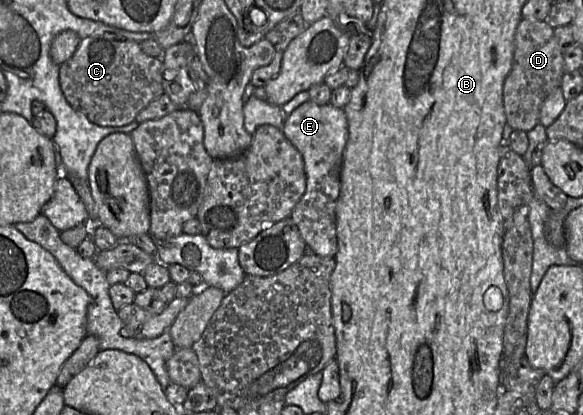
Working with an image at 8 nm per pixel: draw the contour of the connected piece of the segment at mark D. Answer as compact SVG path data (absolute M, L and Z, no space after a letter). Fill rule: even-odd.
M522 18L516 28L512 68L503 85L503 103L507 124L513 129L528 132L540 124L540 110L546 98L561 87L565 74L563 53L557 45L554 30L546 21L531 21Z

